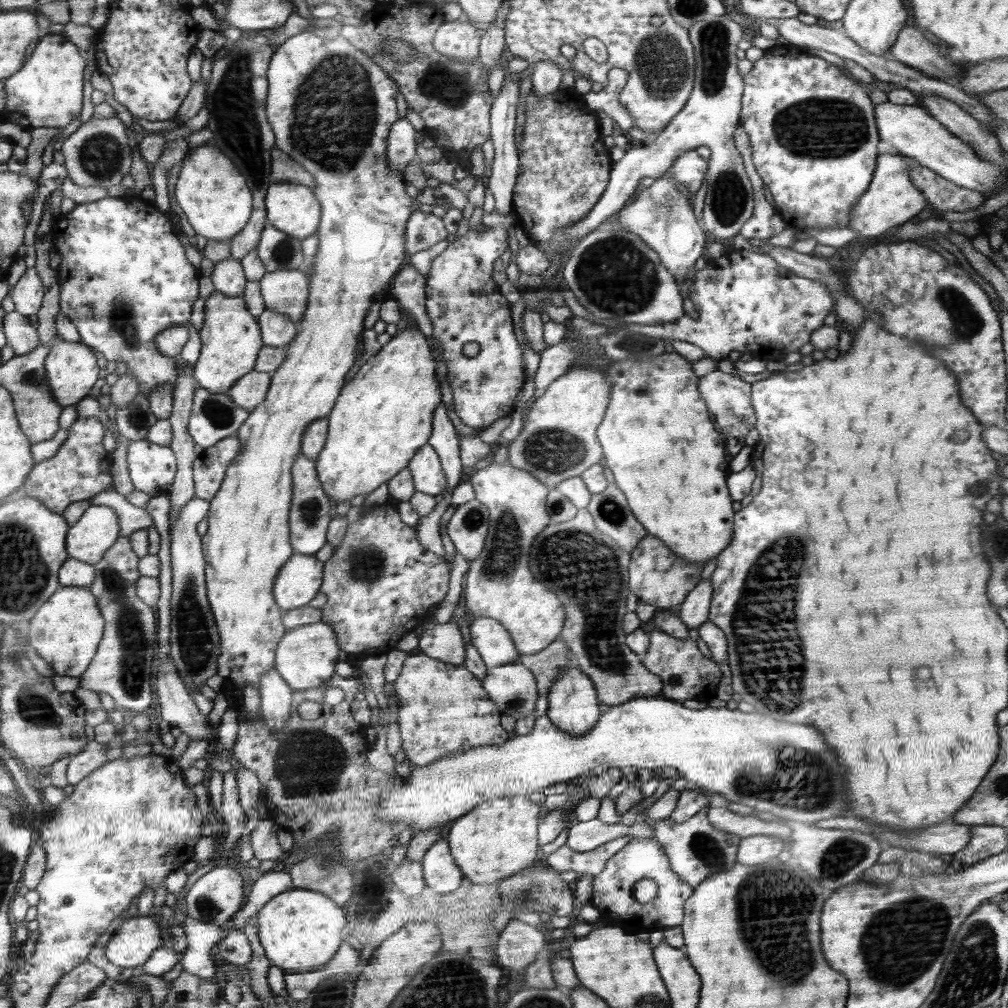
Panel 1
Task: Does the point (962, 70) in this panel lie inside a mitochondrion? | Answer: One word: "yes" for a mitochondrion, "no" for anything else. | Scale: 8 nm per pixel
no

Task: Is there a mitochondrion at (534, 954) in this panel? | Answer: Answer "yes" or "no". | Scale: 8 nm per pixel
no

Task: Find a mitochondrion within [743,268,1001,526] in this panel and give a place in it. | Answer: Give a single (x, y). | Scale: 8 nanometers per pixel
(964, 322)

